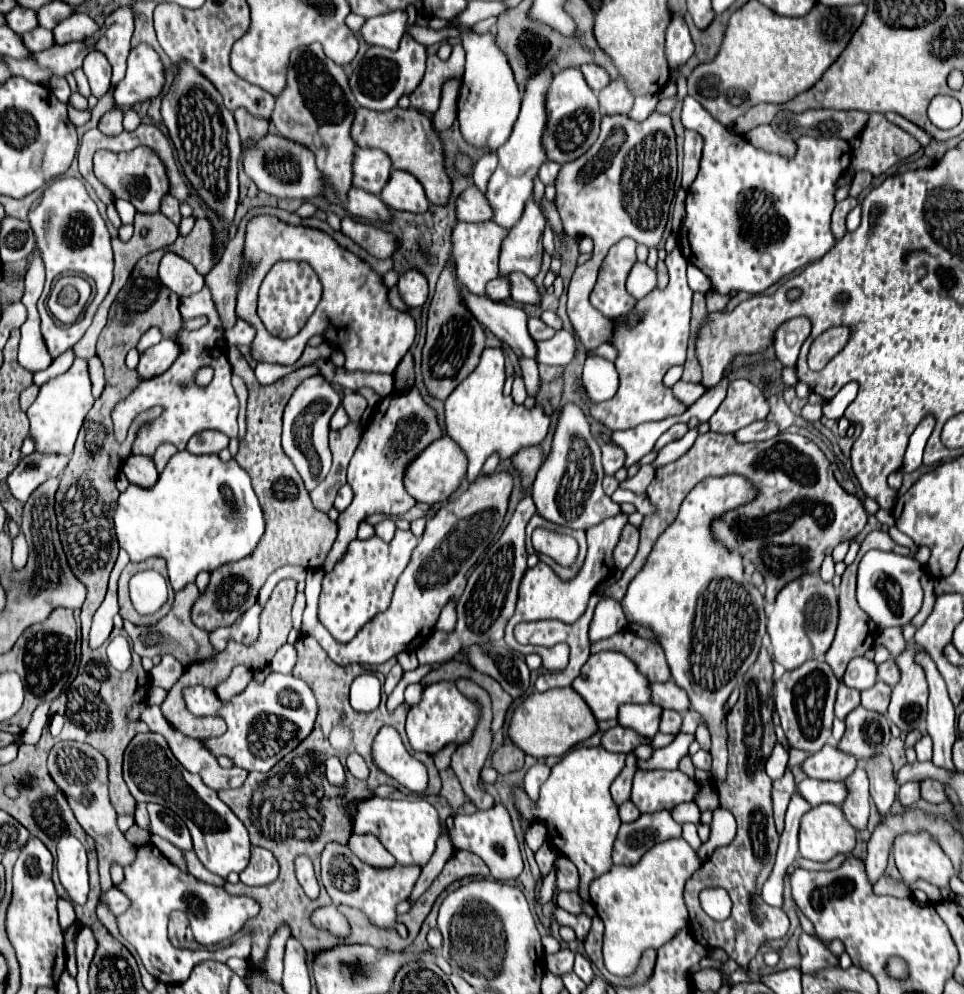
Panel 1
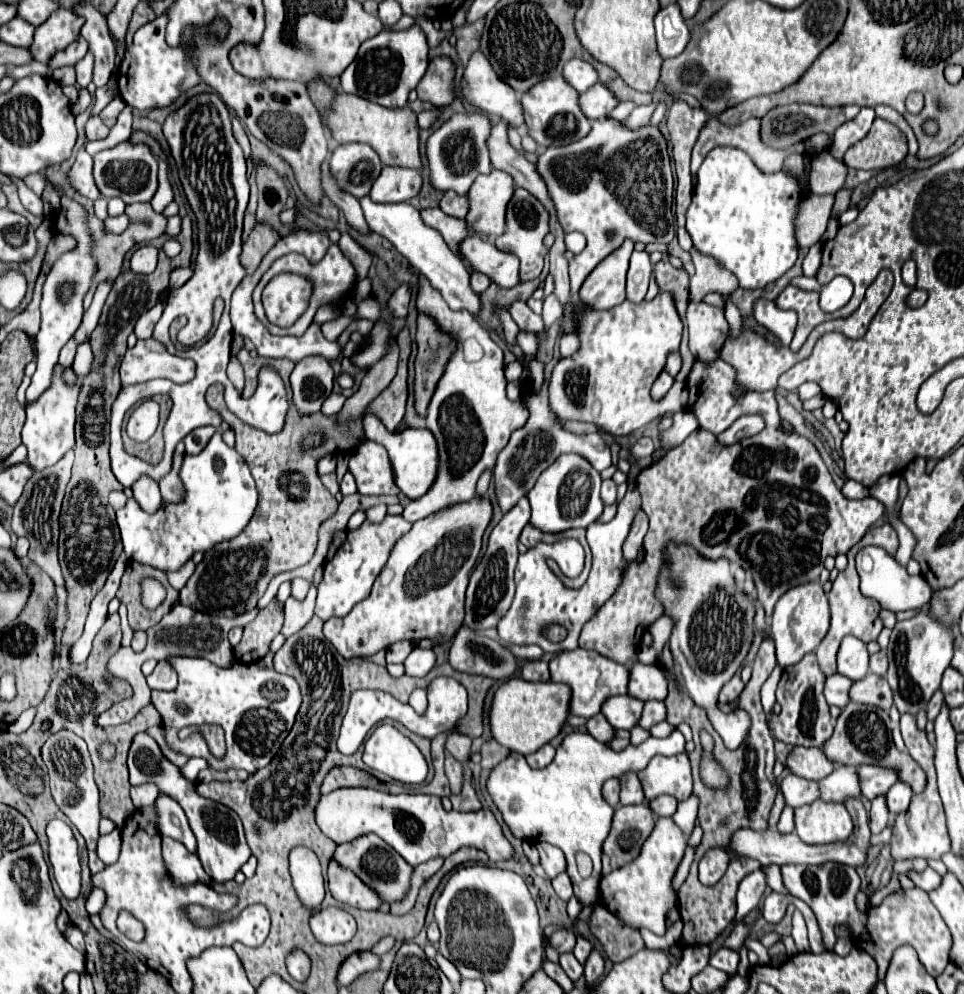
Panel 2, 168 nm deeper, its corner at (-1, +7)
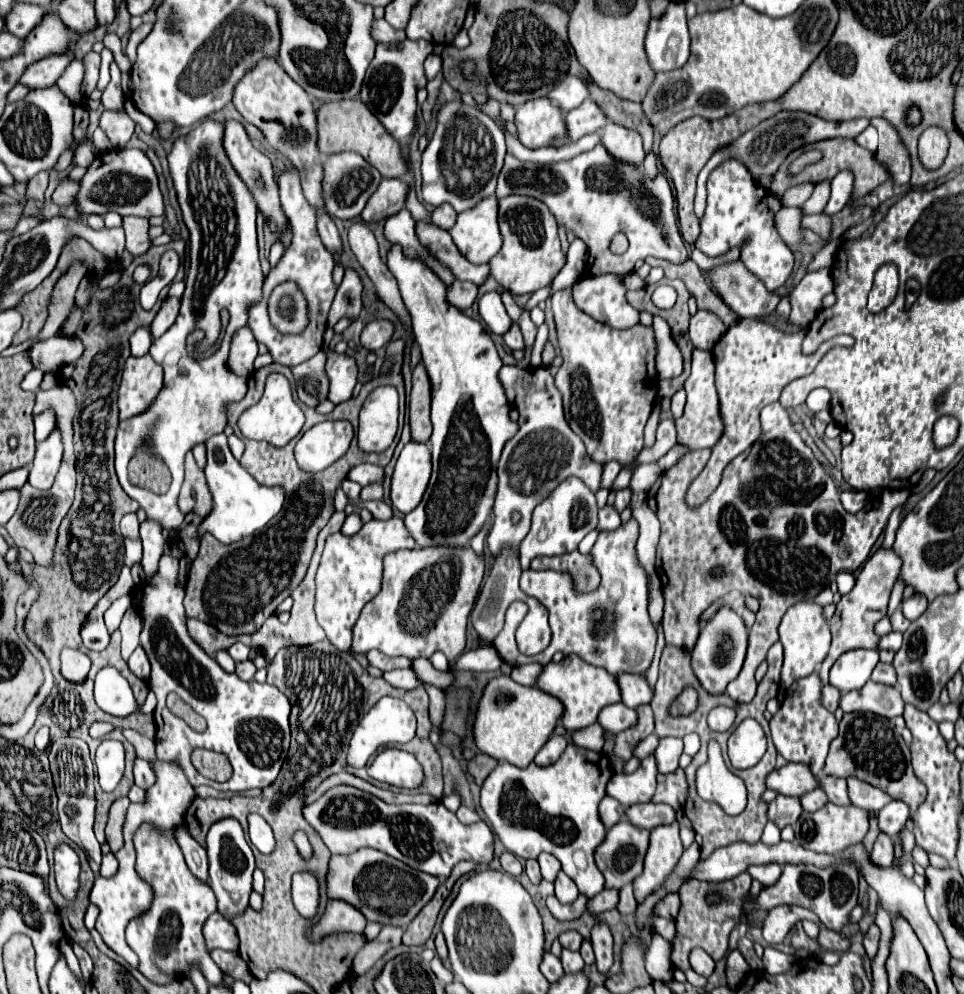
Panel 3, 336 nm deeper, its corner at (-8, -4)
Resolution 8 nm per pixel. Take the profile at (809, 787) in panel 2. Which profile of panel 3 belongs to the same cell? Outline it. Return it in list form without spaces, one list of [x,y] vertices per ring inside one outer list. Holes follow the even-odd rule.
[[[778,795],[768,805],[768,819],[774,821],[778,827],[786,827],[786,825],[796,823],[796,819],[800,819],[802,811],[804,809],[802,809],[802,803],[798,797]]]

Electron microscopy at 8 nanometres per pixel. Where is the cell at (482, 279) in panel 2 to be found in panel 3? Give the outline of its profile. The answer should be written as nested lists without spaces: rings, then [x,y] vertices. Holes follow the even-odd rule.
[[[456,281],[448,289],[448,301],[458,309],[468,309],[476,301],[476,297],[478,297],[478,285],[470,281]]]

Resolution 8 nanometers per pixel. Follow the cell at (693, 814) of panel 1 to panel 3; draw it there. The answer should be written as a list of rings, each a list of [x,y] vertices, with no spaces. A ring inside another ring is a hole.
[[[644,803],[626,809],[626,819],[642,829],[654,829],[658,825],[670,825],[676,821],[676,811],[664,803]]]

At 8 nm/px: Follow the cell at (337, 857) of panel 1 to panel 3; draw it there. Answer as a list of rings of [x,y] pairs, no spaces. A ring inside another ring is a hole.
[[[334,899],[328,903],[324,915],[320,917],[320,923],[312,927],[310,937],[320,939],[322,935],[328,933],[338,933],[338,931],[352,931],[352,933],[362,933],[366,927],[364,915],[350,903]]]

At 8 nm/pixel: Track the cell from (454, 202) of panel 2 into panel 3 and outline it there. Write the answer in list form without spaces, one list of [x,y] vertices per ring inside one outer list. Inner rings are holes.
[[[444,203],[432,211],[432,223],[446,231],[450,231],[450,227],[456,223],[456,217],[458,217],[458,213],[448,203]]]

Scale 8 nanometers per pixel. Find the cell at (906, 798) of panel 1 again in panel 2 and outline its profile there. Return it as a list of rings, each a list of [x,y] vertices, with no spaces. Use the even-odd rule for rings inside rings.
[[[897,782],[889,788],[889,792],[885,794],[885,802],[887,802],[887,808],[891,814],[901,814],[907,810],[909,806],[909,800],[911,800],[911,788],[903,782]]]

